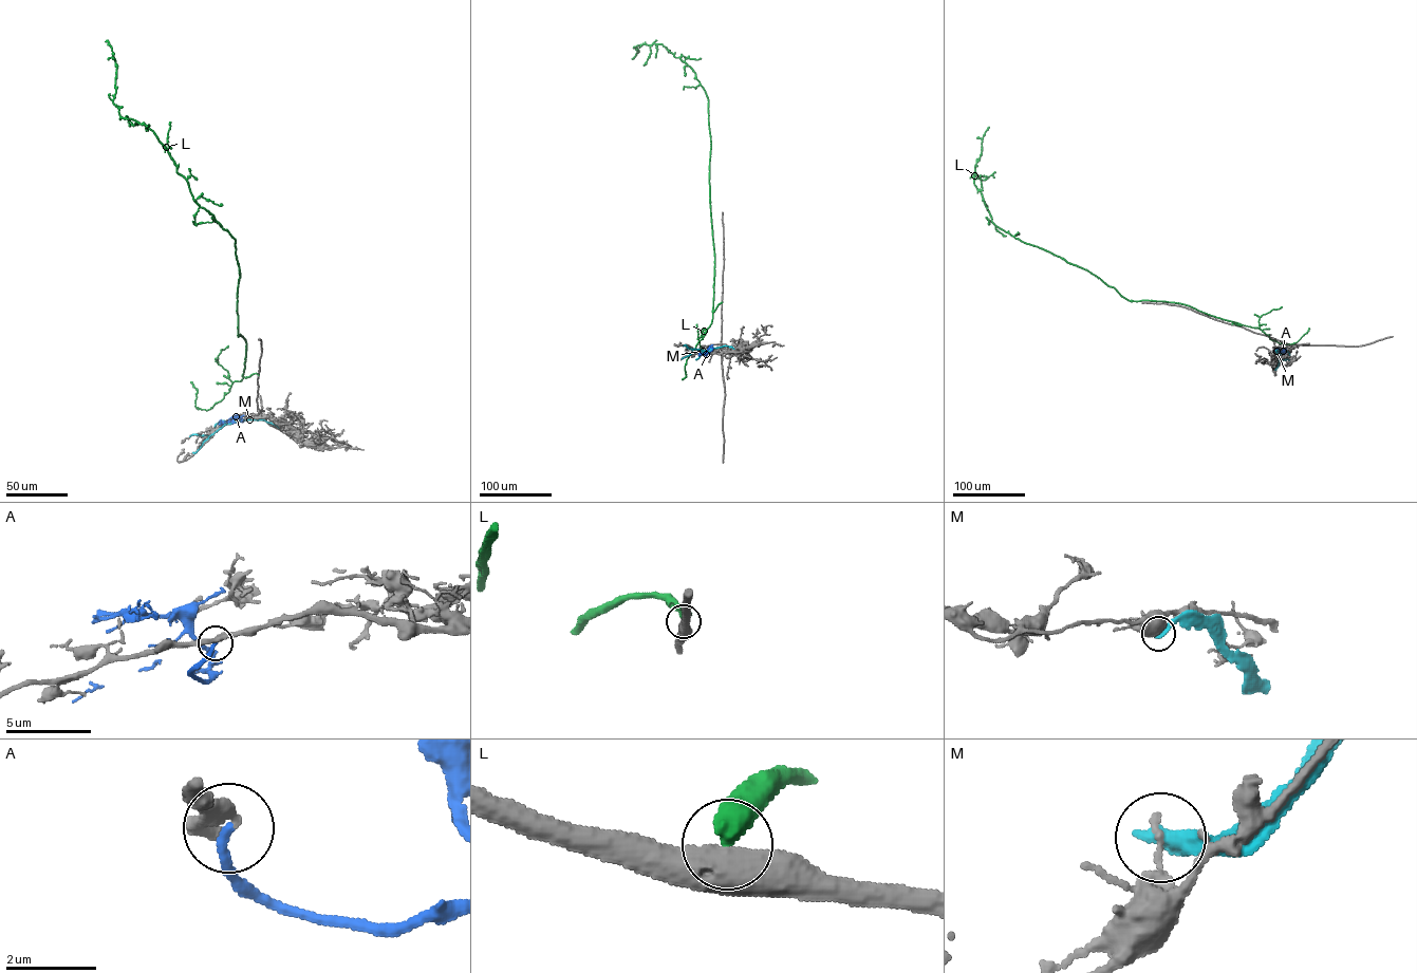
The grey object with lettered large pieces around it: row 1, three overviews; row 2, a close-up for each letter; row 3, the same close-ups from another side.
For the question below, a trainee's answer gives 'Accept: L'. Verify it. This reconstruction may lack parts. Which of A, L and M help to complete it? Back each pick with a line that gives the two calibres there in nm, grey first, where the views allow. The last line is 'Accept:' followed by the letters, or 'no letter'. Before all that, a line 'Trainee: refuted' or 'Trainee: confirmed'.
Trainee: refuted
A: Thickness 300 nm (grey) against 220 nm
Accept: A

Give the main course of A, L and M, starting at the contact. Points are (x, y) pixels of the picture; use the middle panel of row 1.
A: (712, 344), (711, 351), (698, 355)
L: (722, 302), (712, 312), (714, 259), (707, 96), (694, 72), (662, 44), (637, 45), (638, 52), (632, 58)
M: (684, 345), (703, 351), (725, 345), (733, 349)

